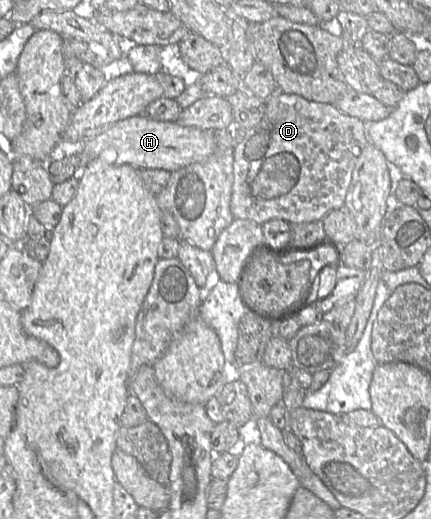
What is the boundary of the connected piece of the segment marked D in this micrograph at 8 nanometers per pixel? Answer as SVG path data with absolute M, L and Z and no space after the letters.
M276 92L266 100L265 114L256 126L250 129L236 129L230 210L235 219L251 220L260 225L271 219L281 219L288 223L309 223L321 220L330 211L341 208L345 203L356 161L368 144L364 122L359 118L342 113L334 104L309 101L299 95L281 92Z

